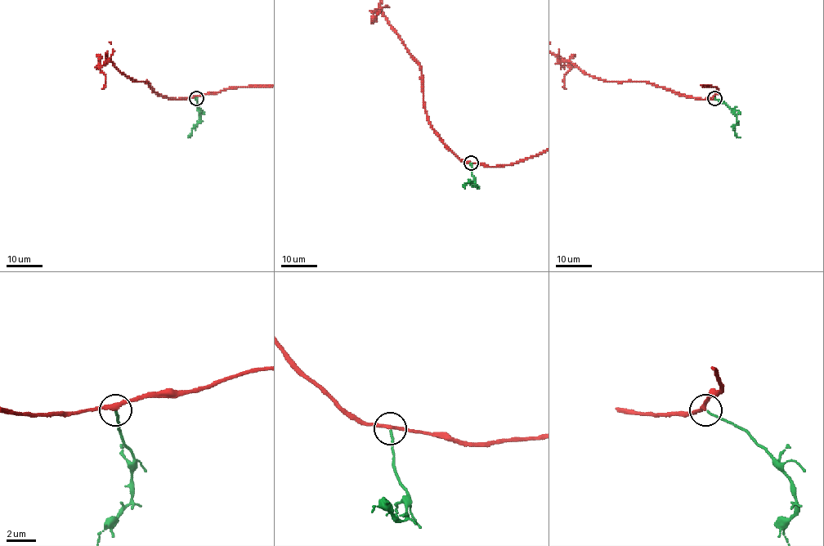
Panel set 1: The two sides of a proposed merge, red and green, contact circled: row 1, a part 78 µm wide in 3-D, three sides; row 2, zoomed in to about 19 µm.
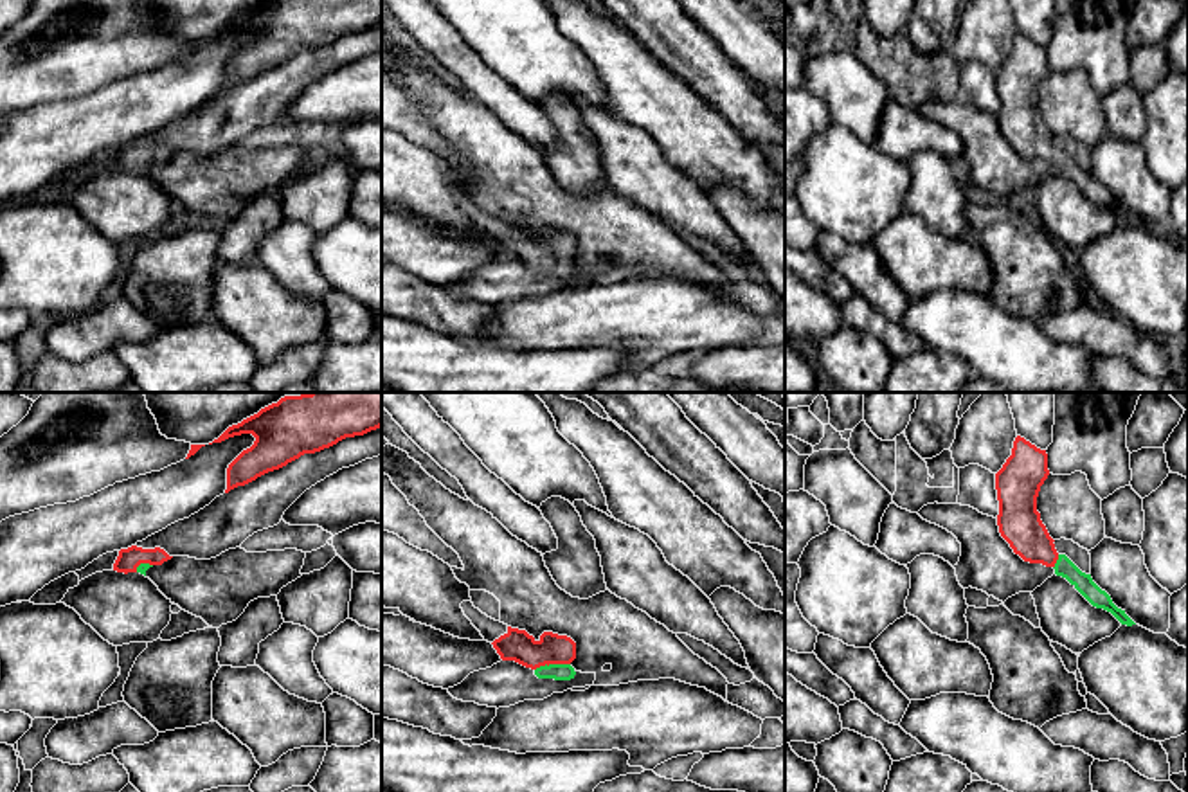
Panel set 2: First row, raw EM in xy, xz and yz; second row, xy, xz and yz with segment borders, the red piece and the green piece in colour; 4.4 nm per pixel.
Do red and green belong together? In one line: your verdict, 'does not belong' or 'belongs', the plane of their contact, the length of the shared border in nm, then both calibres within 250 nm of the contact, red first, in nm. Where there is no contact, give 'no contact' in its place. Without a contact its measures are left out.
belongs | xz | 160 nm | 140/80 nm

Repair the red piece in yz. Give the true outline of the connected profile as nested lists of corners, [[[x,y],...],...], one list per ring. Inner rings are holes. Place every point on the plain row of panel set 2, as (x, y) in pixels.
[[[1017,32],[1012,52],[995,70],[1001,133],[1024,158],[1053,164],[1055,171],[1066,175],[1093,203],[1111,209],[1121,221],[1136,221],[1093,178],[1091,171],[1082,169],[1066,151],[1057,149],[1055,137],[1037,108],[1037,94],[1048,72],[1046,47]]]

